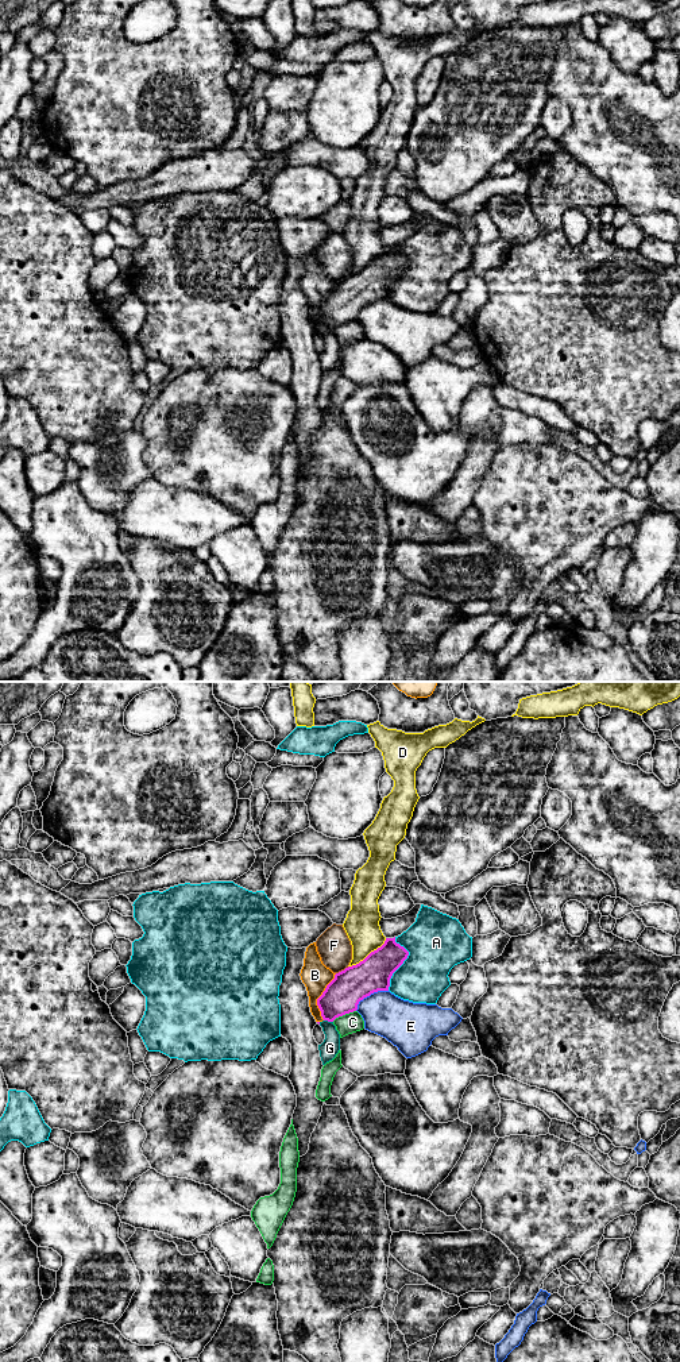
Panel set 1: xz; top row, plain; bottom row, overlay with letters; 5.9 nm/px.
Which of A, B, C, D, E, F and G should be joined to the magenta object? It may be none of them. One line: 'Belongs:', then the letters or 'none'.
Belongs: none

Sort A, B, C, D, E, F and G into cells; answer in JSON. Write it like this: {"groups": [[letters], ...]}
{"groups": [["A"], ["B", "G"], ["C"], ["D"], ["E"], ["F"]]}

